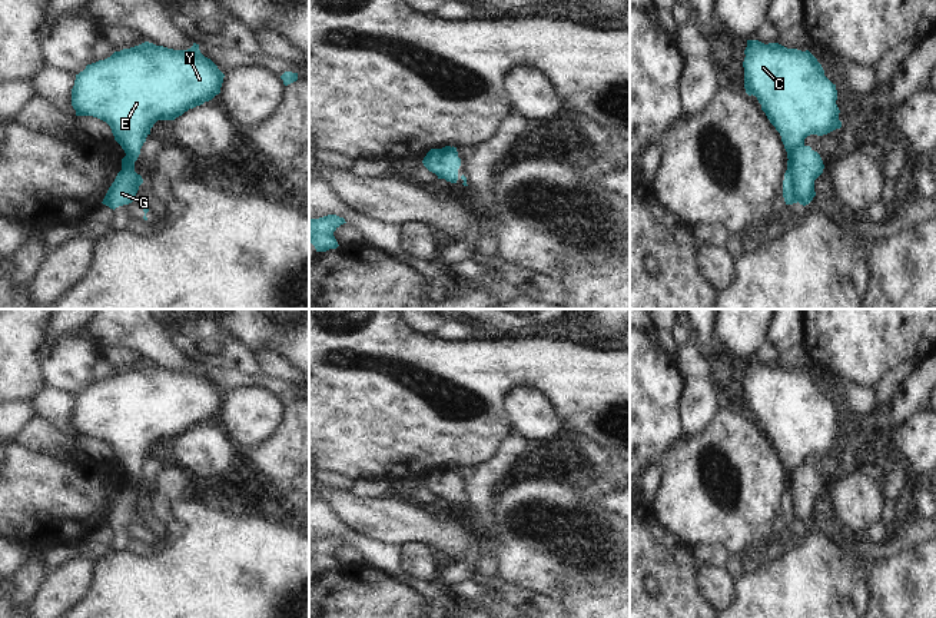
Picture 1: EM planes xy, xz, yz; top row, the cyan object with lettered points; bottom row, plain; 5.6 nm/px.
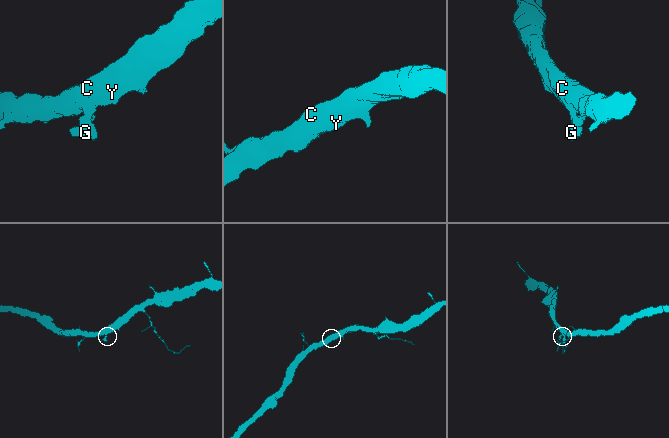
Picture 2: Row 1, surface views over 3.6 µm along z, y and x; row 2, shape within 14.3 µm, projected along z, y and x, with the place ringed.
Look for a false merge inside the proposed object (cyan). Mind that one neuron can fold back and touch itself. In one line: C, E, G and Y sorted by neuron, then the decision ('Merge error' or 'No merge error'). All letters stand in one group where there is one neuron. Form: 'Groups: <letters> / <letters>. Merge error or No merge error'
Groups: C E Y / G. Merge error

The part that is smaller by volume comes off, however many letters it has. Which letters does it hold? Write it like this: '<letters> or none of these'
G

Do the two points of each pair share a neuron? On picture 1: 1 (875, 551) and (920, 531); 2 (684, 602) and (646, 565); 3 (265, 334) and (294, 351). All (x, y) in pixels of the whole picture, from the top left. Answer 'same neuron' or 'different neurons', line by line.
1: same neuron
2: same neuron
3: same neuron

